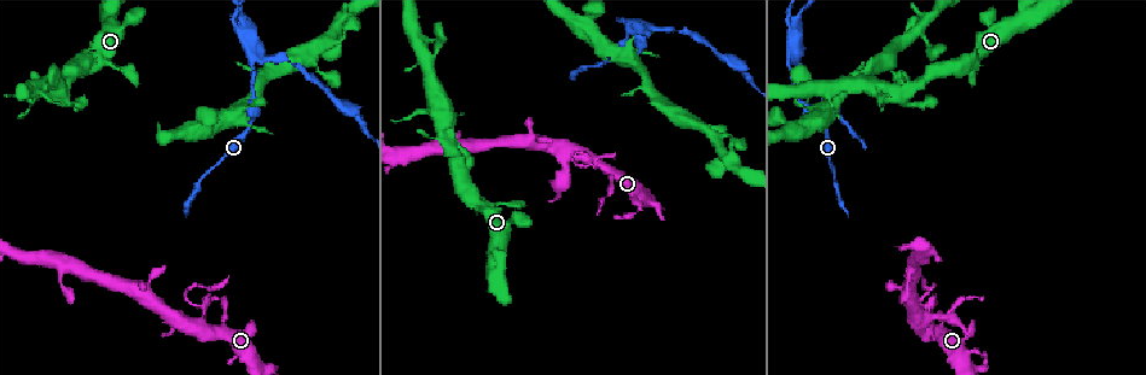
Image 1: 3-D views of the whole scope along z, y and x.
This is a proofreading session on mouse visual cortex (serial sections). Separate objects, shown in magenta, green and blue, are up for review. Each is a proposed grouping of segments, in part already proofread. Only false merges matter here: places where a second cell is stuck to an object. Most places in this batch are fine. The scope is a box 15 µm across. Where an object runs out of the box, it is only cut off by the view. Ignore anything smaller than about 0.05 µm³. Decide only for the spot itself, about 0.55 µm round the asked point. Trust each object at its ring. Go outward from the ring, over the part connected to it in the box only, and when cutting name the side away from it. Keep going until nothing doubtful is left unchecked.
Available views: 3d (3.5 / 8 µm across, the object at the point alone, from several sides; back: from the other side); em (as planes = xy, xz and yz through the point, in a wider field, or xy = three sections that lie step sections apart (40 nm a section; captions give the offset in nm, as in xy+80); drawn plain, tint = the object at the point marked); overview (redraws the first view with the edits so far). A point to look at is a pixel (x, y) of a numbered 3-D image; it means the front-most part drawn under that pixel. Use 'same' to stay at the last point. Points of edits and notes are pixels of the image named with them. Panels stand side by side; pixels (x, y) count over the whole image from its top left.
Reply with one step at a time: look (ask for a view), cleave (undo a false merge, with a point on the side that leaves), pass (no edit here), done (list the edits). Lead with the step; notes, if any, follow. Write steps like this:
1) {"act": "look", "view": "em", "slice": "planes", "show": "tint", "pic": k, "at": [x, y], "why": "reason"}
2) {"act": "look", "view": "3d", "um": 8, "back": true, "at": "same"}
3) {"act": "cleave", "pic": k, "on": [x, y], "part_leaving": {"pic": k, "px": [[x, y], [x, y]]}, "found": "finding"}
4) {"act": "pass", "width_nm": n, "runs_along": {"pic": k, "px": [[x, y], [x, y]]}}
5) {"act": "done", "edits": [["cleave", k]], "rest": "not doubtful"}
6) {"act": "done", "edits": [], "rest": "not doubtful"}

{"act": "look", "view": "3d", "um": 3.5, "pic": 1, "at": [591, 160], "why": "sudden change in width"}

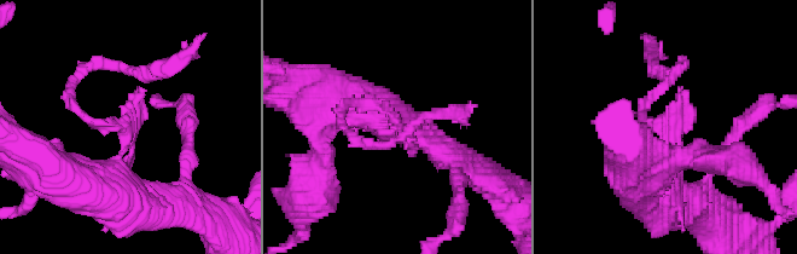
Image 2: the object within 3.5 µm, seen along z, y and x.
{"act": "look", "view": "em", "slice": "planes", "show": "tint", "pic": 2, "at": [122, 150]}

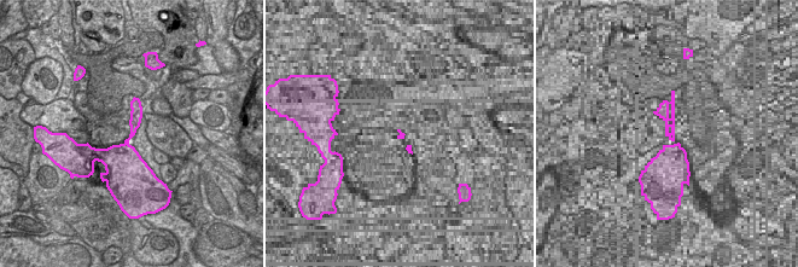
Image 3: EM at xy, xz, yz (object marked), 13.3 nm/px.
{"act": "pass", "runs_along": {"pic": 2, "px": [[145, 209], [120, 197], [127, 123], [79, 113]]}, "found": "all the same cell"}

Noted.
{"act": "look", "view": "3d", "um": 3.5, "pic": 1, "at": [253, 56], "why": "three-way junction"}

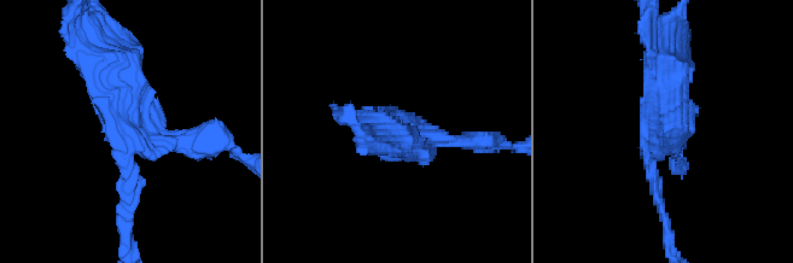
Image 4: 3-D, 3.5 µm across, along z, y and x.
{"act": "look", "view": "em", "slice": "xy", "step": 1, "show": "tint", "pic": 4, "at": [659, 139]}

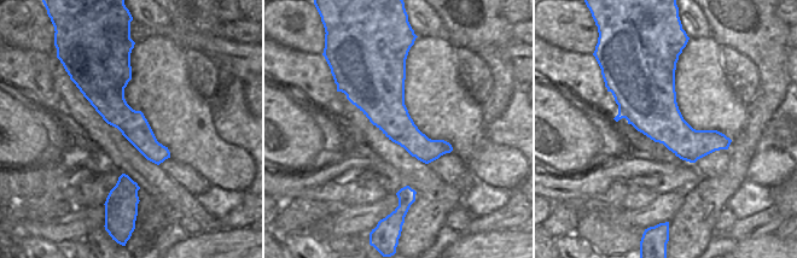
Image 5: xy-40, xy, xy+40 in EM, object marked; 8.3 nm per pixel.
{"act": "cleave", "pic": 4, "on": [149, 104], "width_nm": 360, "part_leaving": {"pic": 4, "px": [[130, 141], [231, 145], [238, 152]]}, "found": "a second cell is stuck on"}

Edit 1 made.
{"act": "done", "edits": [["cleave", 4]], "rest": "not doubtful"}

